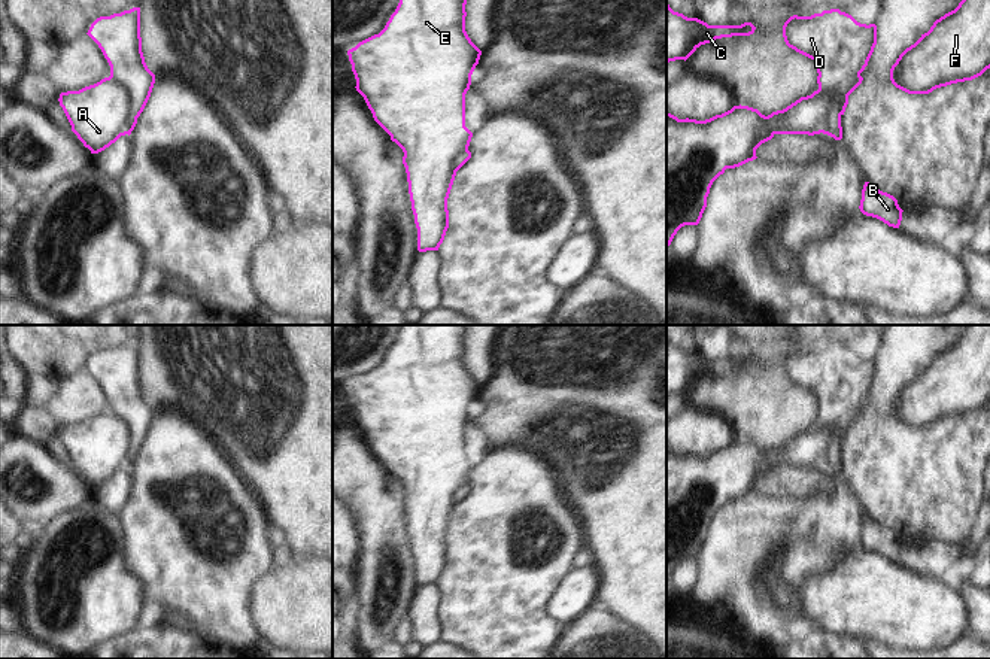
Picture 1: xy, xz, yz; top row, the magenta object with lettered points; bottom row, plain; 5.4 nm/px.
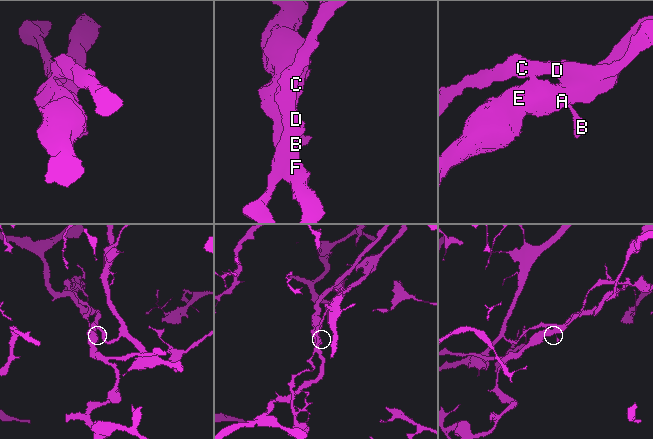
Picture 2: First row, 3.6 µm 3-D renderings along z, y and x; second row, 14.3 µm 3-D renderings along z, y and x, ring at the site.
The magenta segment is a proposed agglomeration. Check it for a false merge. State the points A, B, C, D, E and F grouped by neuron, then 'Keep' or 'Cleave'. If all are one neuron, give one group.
Groups: A E F / B C D. Cleave.

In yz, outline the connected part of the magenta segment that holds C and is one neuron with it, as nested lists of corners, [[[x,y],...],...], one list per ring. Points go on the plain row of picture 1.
[[[666,337],[666,400],[675,394],[686,395],[701,379],[722,371],[750,370],[754,364],[751,356],[708,359],[698,352],[687,352],[674,346]]]

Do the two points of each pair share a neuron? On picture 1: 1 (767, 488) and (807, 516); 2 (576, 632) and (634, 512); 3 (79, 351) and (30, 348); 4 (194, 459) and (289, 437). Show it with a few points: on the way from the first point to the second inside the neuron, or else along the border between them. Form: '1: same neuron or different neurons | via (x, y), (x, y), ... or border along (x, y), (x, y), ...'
1: different neurons | border along (758, 491), (793, 500), (811, 500), (814, 497)
2: different neurons | border along (598, 603), (628, 622)
3: same neuron | via (67, 348), (42, 348)
4: different neurons | border along (202, 427), (222, 448), (246, 480)

